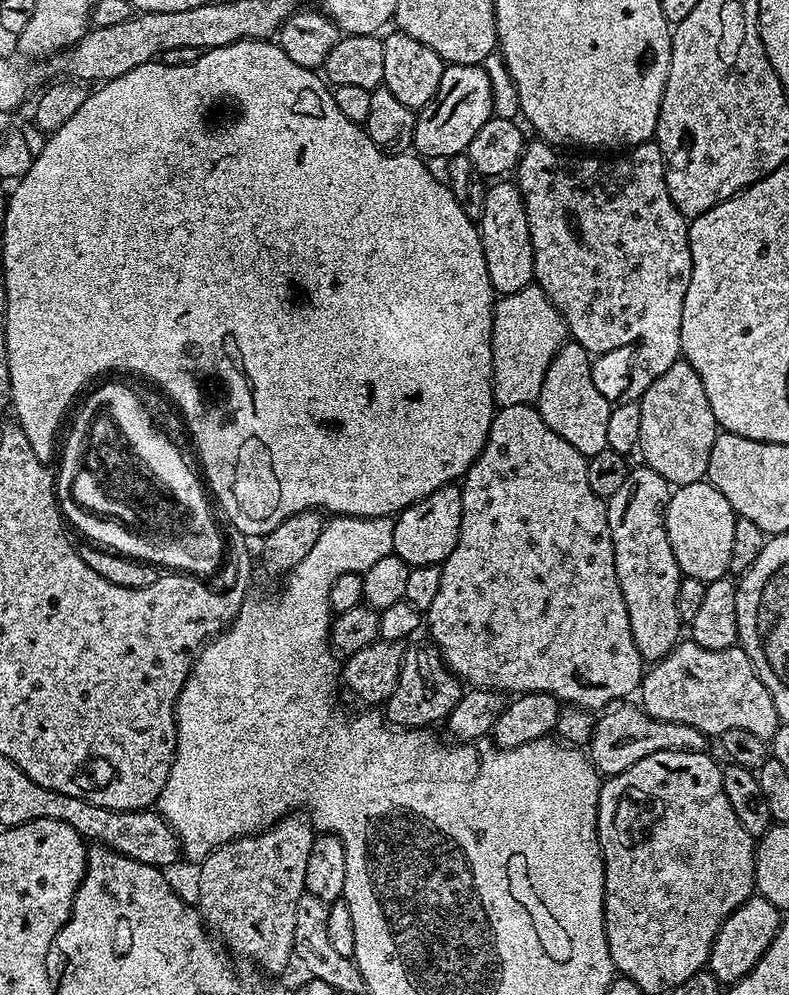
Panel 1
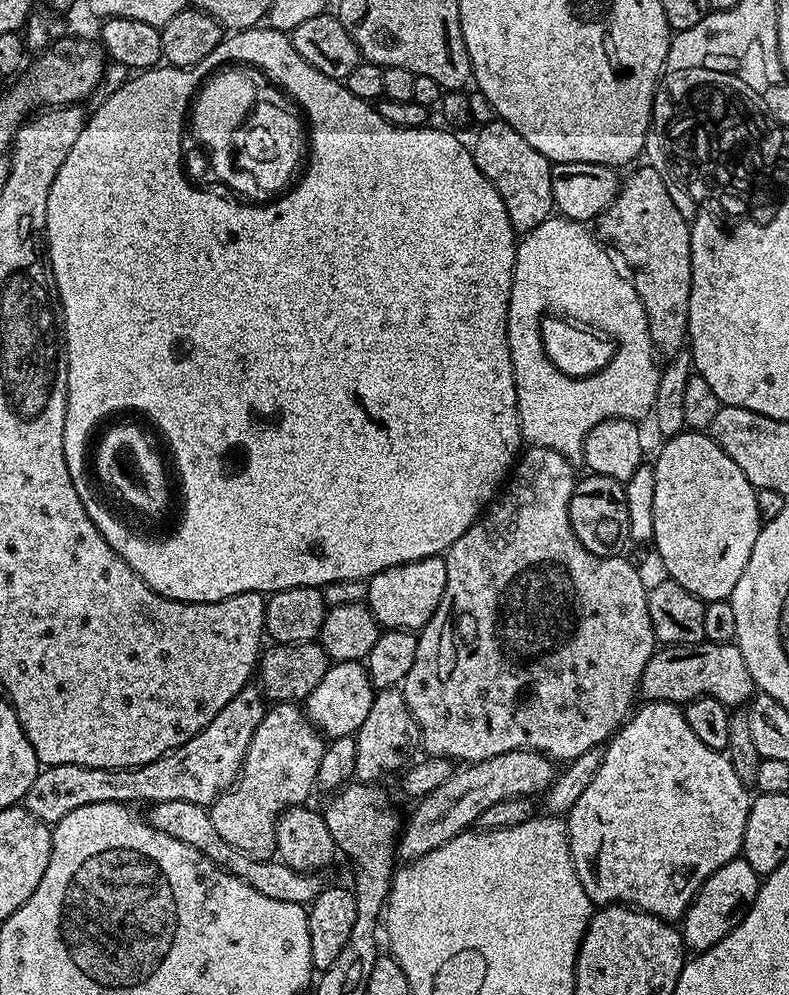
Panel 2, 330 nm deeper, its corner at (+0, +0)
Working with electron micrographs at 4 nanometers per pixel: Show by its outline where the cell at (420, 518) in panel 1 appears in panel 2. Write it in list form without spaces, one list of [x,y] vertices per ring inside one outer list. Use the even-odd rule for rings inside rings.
[[[443,555],[390,566],[368,581],[366,603],[381,629],[419,633],[430,622],[446,590],[446,562]]]

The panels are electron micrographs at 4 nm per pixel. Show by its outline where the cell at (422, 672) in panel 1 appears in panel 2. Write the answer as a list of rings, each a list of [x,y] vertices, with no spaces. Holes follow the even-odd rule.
[[[399,687],[377,691],[370,706],[370,714],[366,714],[366,722],[362,722],[355,738],[358,746],[355,775],[357,781],[383,781],[383,776],[396,771],[399,773],[413,759],[412,751],[421,743],[420,727],[416,724],[414,714],[410,714],[410,706],[406,706],[406,698]]]

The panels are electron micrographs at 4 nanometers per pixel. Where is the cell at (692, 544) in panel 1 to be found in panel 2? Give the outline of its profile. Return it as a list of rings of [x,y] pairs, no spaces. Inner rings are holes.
[[[685,430],[663,441],[660,453],[654,459],[654,534],[656,552],[664,563],[667,575],[674,582],[686,586],[699,600],[727,600],[731,597],[750,550],[758,538],[762,521],[758,514],[756,491],[742,474],[738,462],[718,446],[718,442],[704,430]]]

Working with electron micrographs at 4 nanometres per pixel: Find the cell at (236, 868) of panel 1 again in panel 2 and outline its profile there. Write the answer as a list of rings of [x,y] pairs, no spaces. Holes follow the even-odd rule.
[[[276,702],[265,711],[250,750],[246,750],[244,770],[231,789],[210,805],[208,813],[214,830],[238,846],[250,858],[271,860],[277,855],[275,826],[277,817],[287,808],[303,805],[317,787],[318,762],[322,762],[325,737],[318,731],[296,702]]]

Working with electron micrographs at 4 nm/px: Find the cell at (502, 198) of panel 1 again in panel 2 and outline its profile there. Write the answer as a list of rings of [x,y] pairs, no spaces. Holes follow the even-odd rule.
[[[491,120],[479,131],[476,144],[471,145],[472,157],[478,170],[492,183],[494,190],[498,190],[512,229],[517,234],[534,230],[534,226],[547,220],[554,212],[550,190],[552,161],[538,154],[538,150],[534,150],[534,146],[530,146],[530,142],[526,142],[526,138],[522,138],[522,134],[518,134],[518,130],[514,130],[504,120]]]

